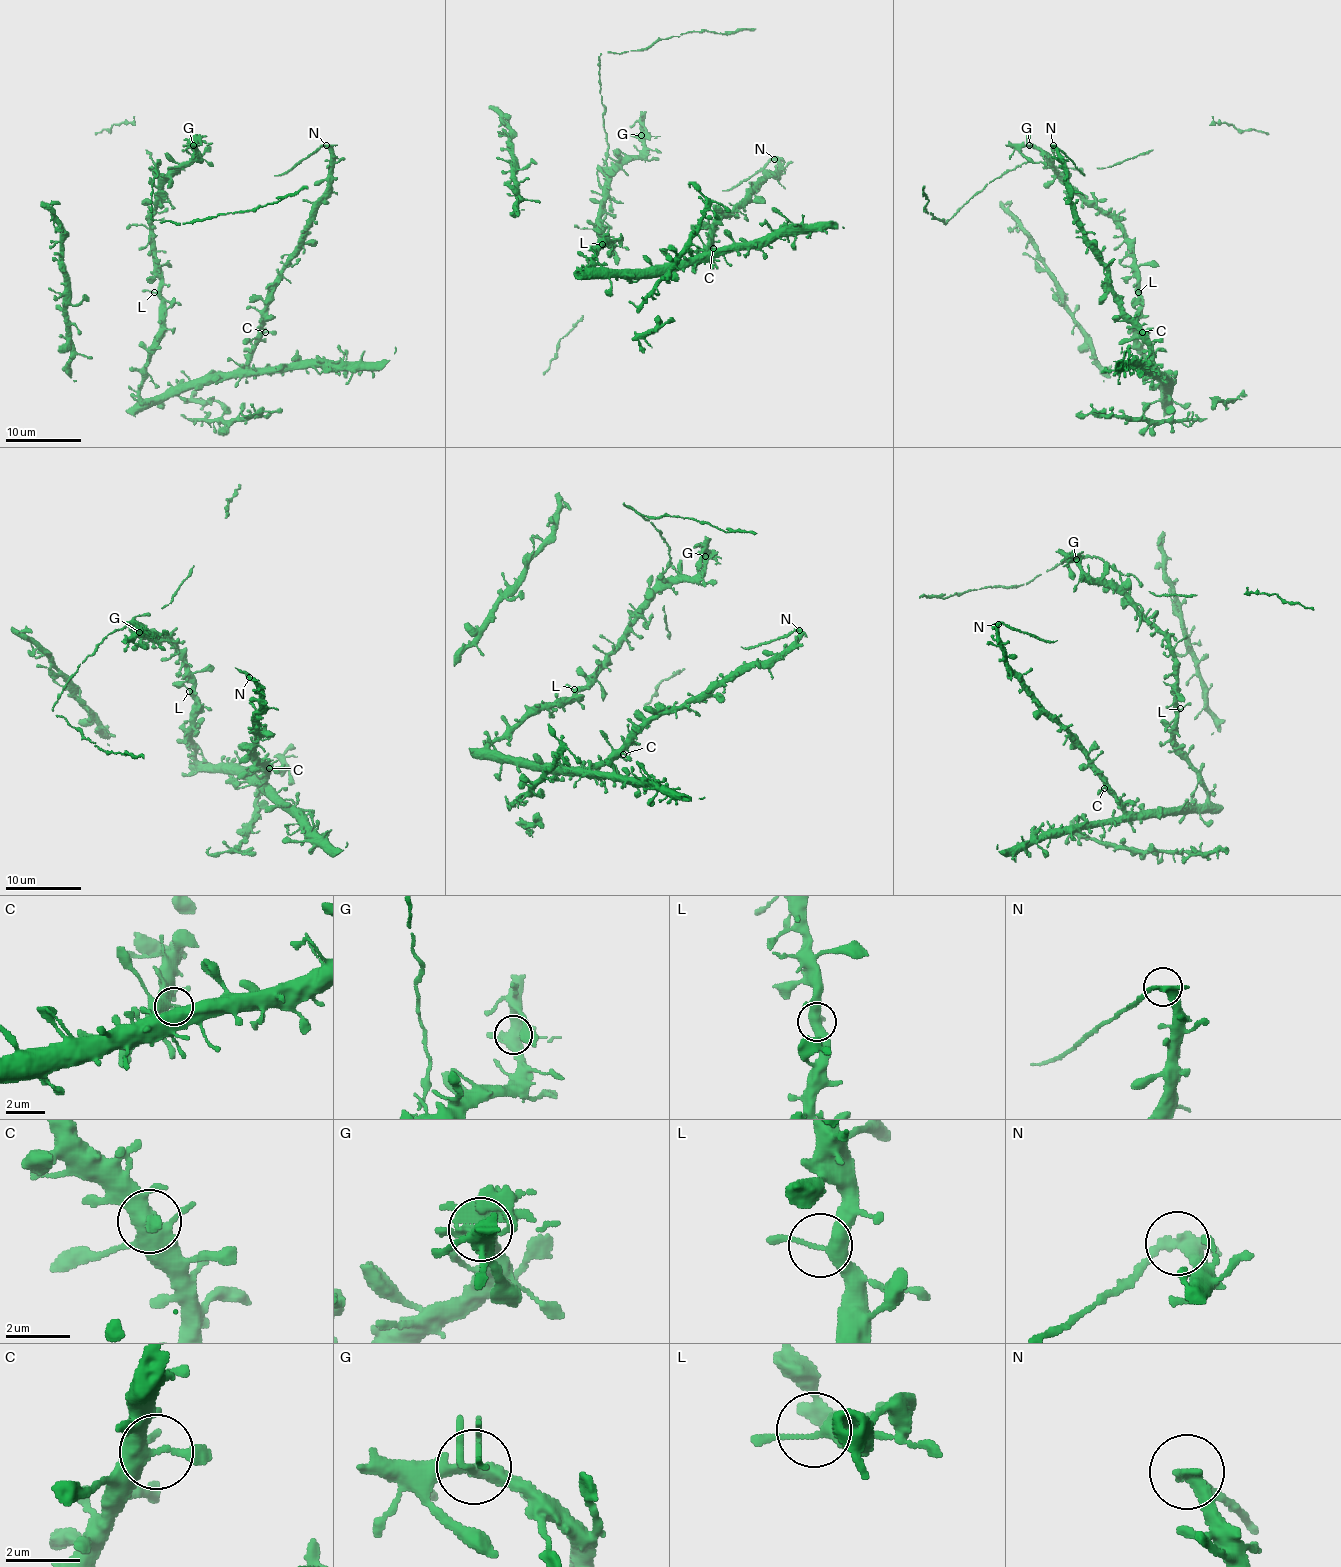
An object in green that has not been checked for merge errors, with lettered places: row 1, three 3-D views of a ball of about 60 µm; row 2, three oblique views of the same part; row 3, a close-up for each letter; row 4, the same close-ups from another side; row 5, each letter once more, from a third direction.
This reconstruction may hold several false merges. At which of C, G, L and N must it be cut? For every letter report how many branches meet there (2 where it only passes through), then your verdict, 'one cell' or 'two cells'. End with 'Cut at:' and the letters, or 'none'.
C: branches 5; one cell
G: branches 6; two cells
L: branches 3; one cell
N: branches 3; two cells
Cut at: G, N

